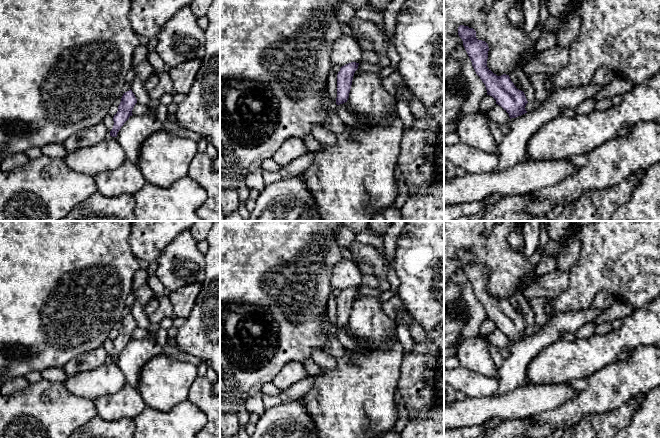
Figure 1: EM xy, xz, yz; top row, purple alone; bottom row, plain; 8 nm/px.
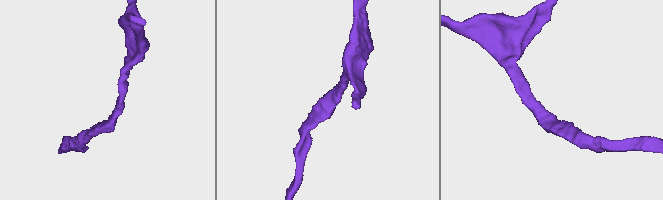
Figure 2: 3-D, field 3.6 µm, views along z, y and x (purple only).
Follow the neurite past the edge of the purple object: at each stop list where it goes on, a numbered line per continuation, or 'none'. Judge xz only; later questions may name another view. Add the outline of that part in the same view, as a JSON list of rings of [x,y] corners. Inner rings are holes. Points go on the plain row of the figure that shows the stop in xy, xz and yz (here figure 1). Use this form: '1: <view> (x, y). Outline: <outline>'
none

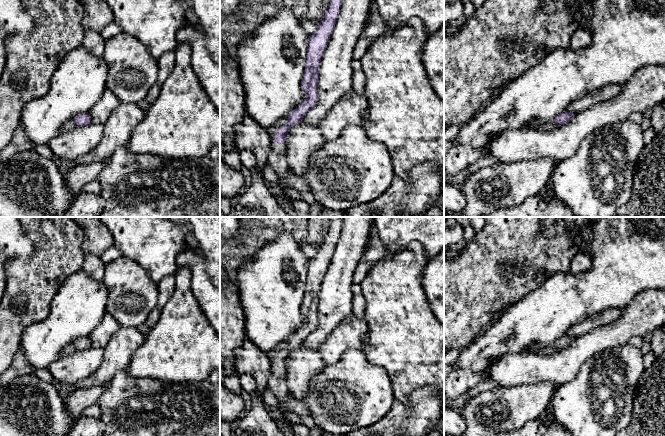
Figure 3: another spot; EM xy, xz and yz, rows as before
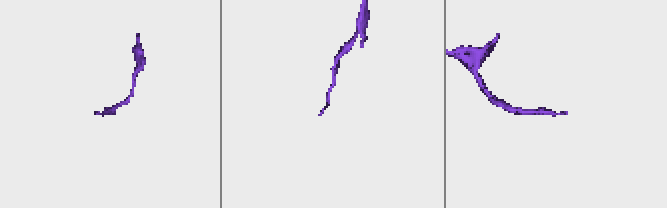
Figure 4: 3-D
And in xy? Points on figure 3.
1: xy (70, 348). Outline: [[[73,344],[67,345],[63,350],[62,350],[62,355],[68,355],[73,352],[77,351],[76,347]]]

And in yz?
1: yz (552, 349). Outline: [[[553,345],[551,347],[548,347],[548,348],[543,349],[542,353],[552,354],[552,353],[554,353],[556,351],[559,351],[559,350],[560,350],[559,348],[557,348],[556,346]]]

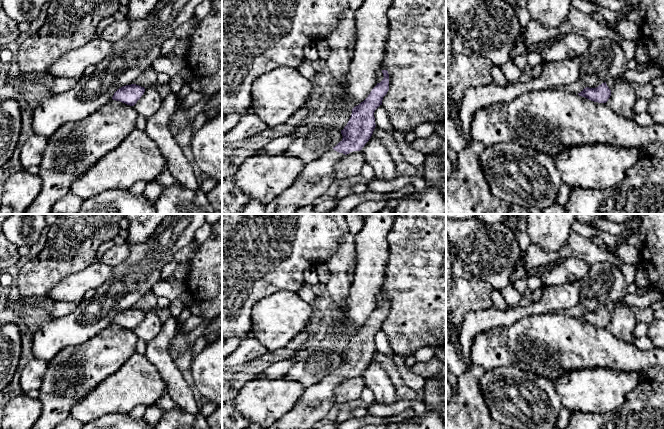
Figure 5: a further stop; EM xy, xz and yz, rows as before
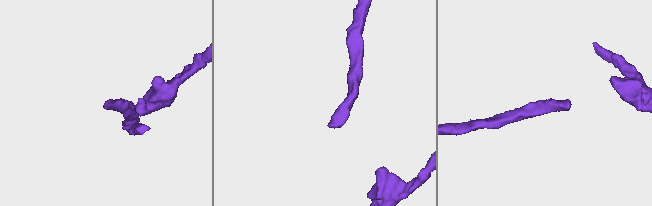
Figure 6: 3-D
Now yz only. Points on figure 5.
1: yz (611, 306). Outline: [[[619,301],[619,302],[611,302],[609,303],[606,308],[607,310],[609,311],[610,314],[613,313],[614,309],[617,307],[617,306],[621,306],[621,305],[626,305],[624,302],[622,301]]]

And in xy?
none

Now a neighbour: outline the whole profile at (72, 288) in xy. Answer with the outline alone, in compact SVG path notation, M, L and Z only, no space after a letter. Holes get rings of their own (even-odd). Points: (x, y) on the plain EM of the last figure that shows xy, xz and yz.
M95 262L82 271L62 279L46 295L55 302L67 301L81 303L86 292L96 289L108 281L113 267L102 262Z

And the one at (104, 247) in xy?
M109 240L105 243L103 243L97 250L96 256L95 256L95 262L101 262L101 258L104 255L104 253L112 248L115 245L113 240Z

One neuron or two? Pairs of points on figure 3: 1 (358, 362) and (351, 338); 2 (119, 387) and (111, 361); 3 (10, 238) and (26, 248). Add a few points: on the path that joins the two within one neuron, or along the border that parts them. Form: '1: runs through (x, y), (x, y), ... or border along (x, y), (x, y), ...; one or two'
1: border along (360, 349), (347, 349), (335, 363); two
2: border along (127, 369), (118, 371), (108, 383); two
3: runs through (14, 242), (22, 246); one

